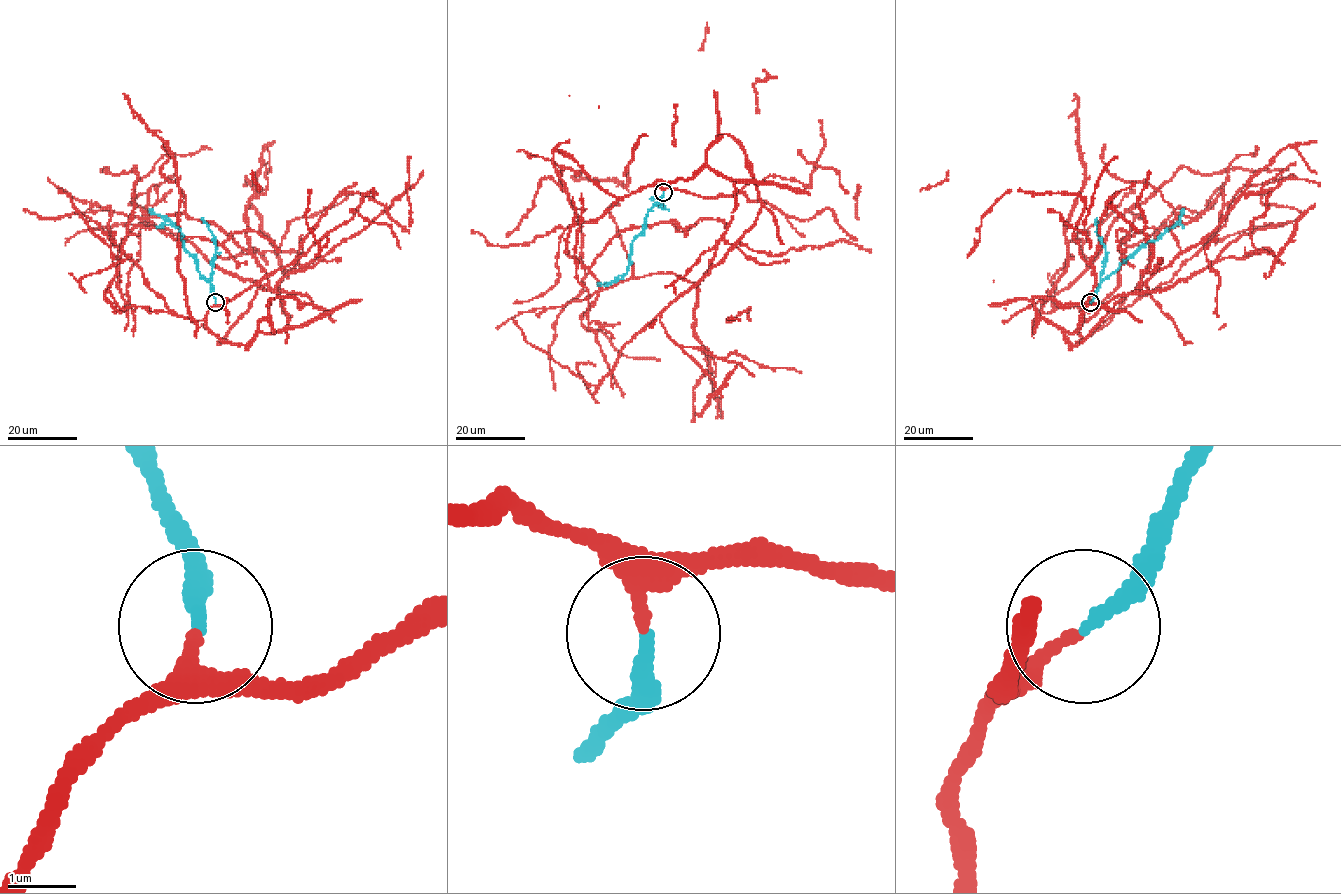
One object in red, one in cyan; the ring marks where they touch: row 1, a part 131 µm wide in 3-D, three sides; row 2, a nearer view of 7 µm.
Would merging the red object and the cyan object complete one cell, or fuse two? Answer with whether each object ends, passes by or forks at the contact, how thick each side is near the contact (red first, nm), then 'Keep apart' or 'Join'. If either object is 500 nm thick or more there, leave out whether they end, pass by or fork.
At the ring red ends. At the ring cyan ends. Thickness 190 nm (red) against 240 nm. Join

